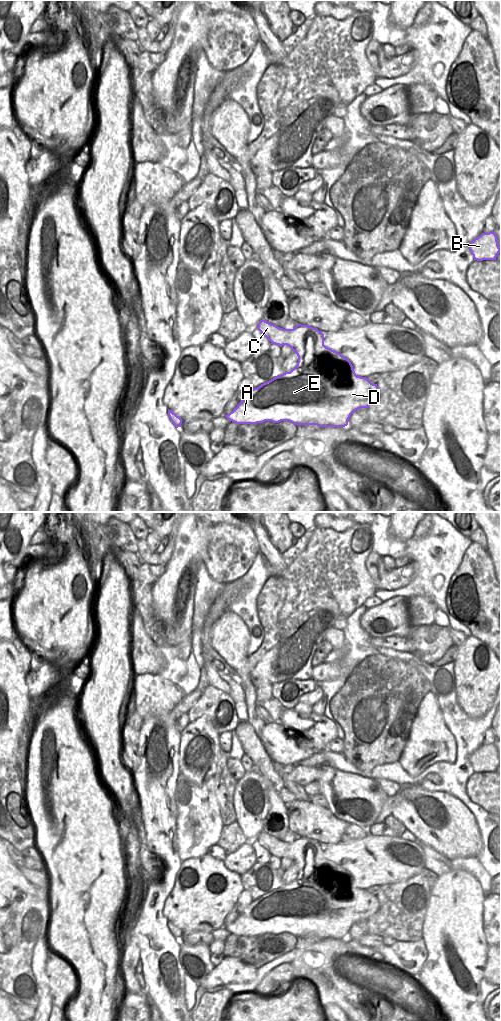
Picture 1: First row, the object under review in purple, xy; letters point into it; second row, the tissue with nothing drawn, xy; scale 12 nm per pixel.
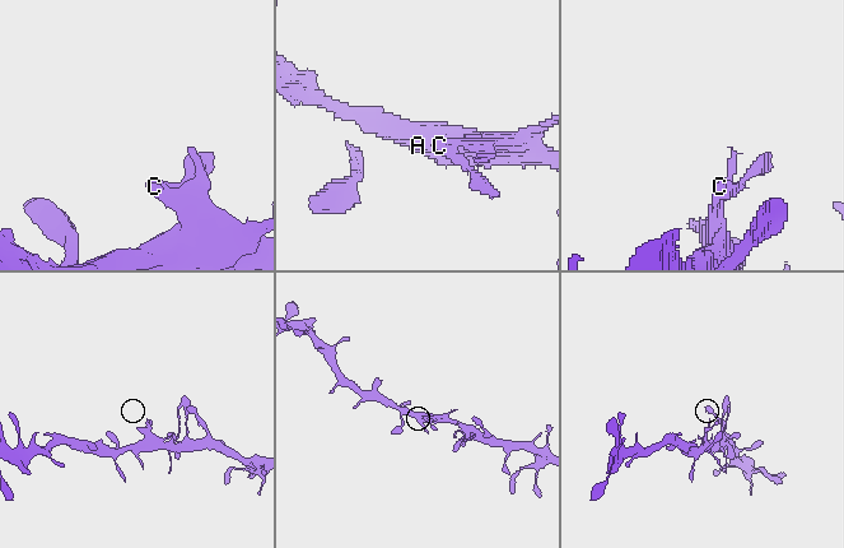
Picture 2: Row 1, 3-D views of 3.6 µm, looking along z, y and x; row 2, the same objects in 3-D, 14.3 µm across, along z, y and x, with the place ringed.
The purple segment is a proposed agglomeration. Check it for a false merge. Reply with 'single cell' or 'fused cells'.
single cell

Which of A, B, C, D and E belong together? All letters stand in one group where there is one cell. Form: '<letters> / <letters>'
A B C D E

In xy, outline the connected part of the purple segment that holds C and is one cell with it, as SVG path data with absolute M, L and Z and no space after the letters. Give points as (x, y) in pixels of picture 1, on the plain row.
M260 832L257 841L271 856L289 858L297 866L298 874L290 884L253 900L232 924L225 927L230 934L257 936L289 933L297 938L345 939L354 923L368 920L378 911L377 896L357 888L347 870L324 857L324 846L317 840L297 836L293 841L283 841Z

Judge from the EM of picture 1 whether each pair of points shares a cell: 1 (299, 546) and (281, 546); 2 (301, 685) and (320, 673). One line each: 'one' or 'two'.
1: two
2: two

